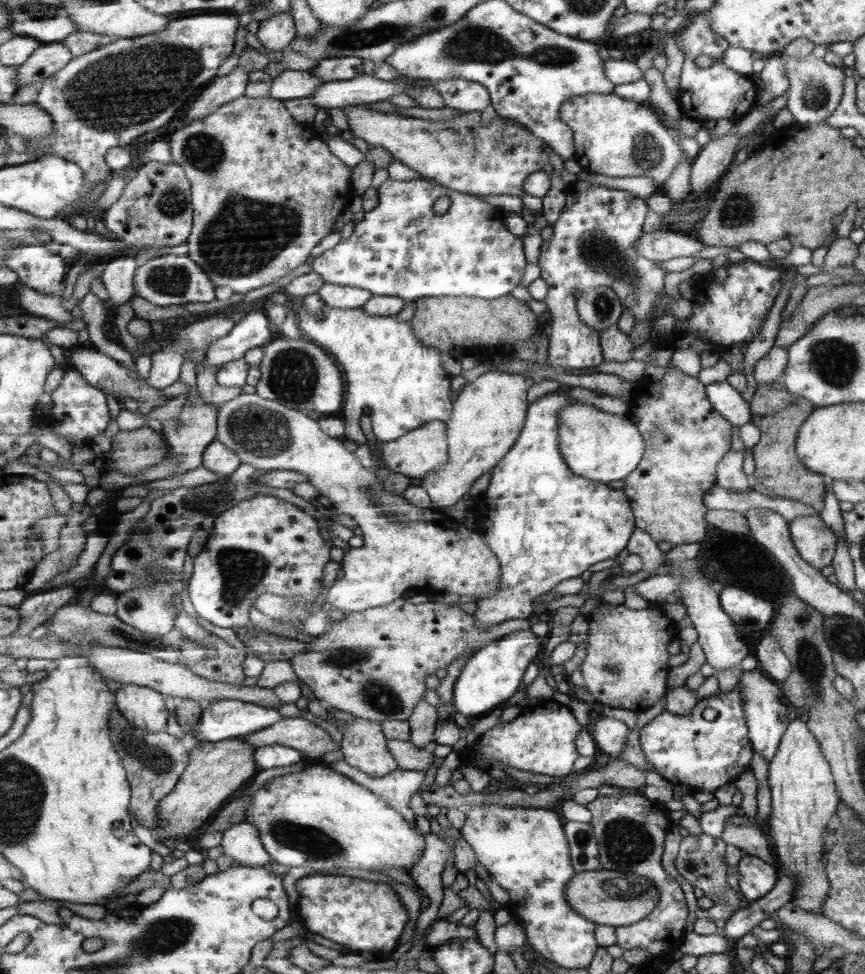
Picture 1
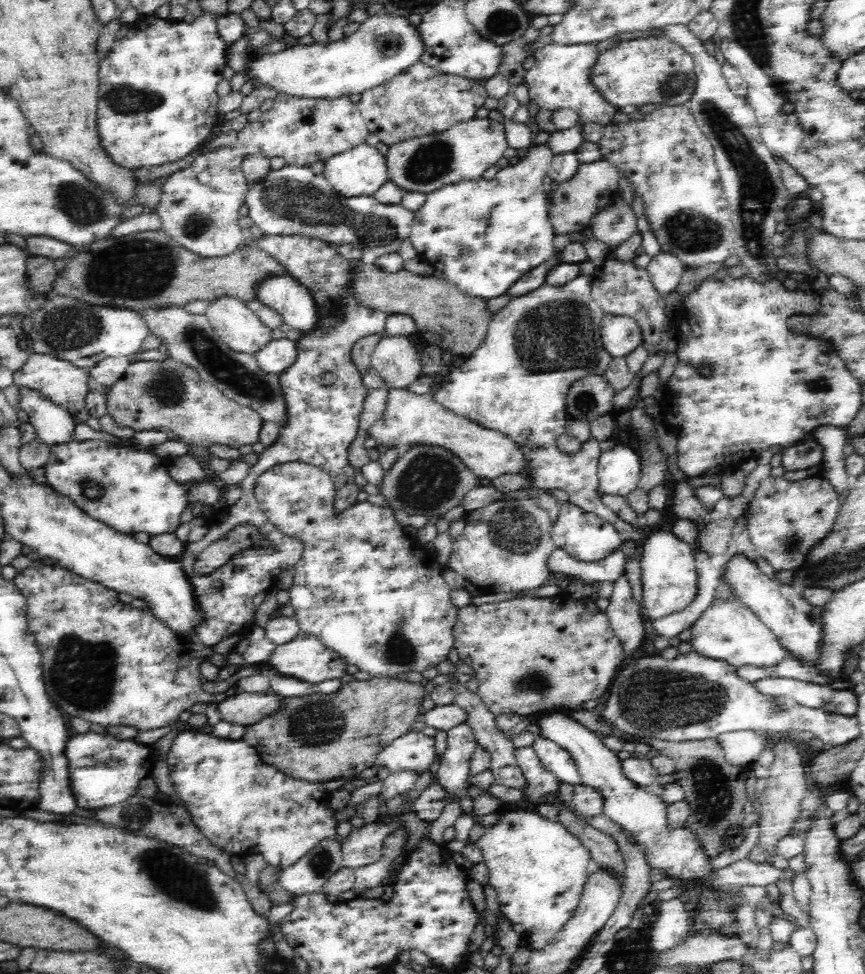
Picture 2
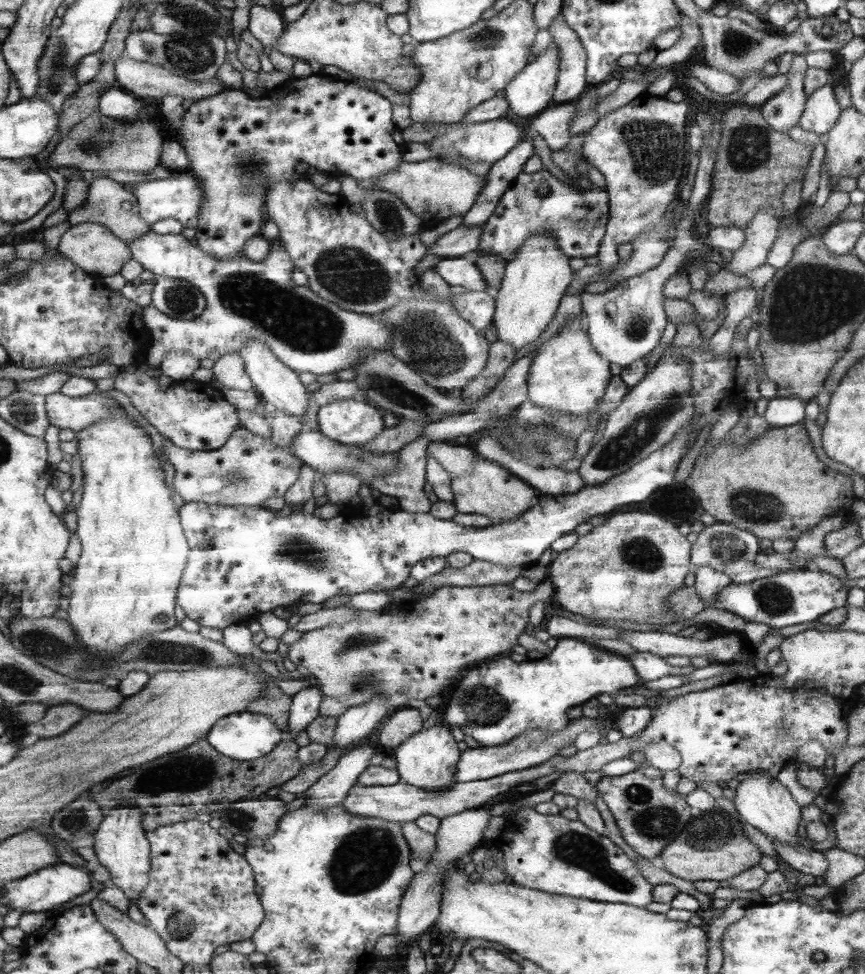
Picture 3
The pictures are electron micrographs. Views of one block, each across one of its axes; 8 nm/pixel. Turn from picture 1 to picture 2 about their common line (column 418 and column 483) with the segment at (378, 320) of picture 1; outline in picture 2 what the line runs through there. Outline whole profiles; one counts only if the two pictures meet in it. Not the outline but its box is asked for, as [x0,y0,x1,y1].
[409,273,645,547]

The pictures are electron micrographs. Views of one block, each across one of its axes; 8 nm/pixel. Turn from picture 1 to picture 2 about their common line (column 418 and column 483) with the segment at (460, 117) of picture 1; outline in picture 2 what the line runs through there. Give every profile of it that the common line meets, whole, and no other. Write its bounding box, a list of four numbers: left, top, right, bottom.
[385,118,508,192]

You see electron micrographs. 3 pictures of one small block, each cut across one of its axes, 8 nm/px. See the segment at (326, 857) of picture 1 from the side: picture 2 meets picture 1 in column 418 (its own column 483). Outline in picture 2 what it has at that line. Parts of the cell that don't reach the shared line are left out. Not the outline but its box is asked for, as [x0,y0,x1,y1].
[476,809,590,950]

